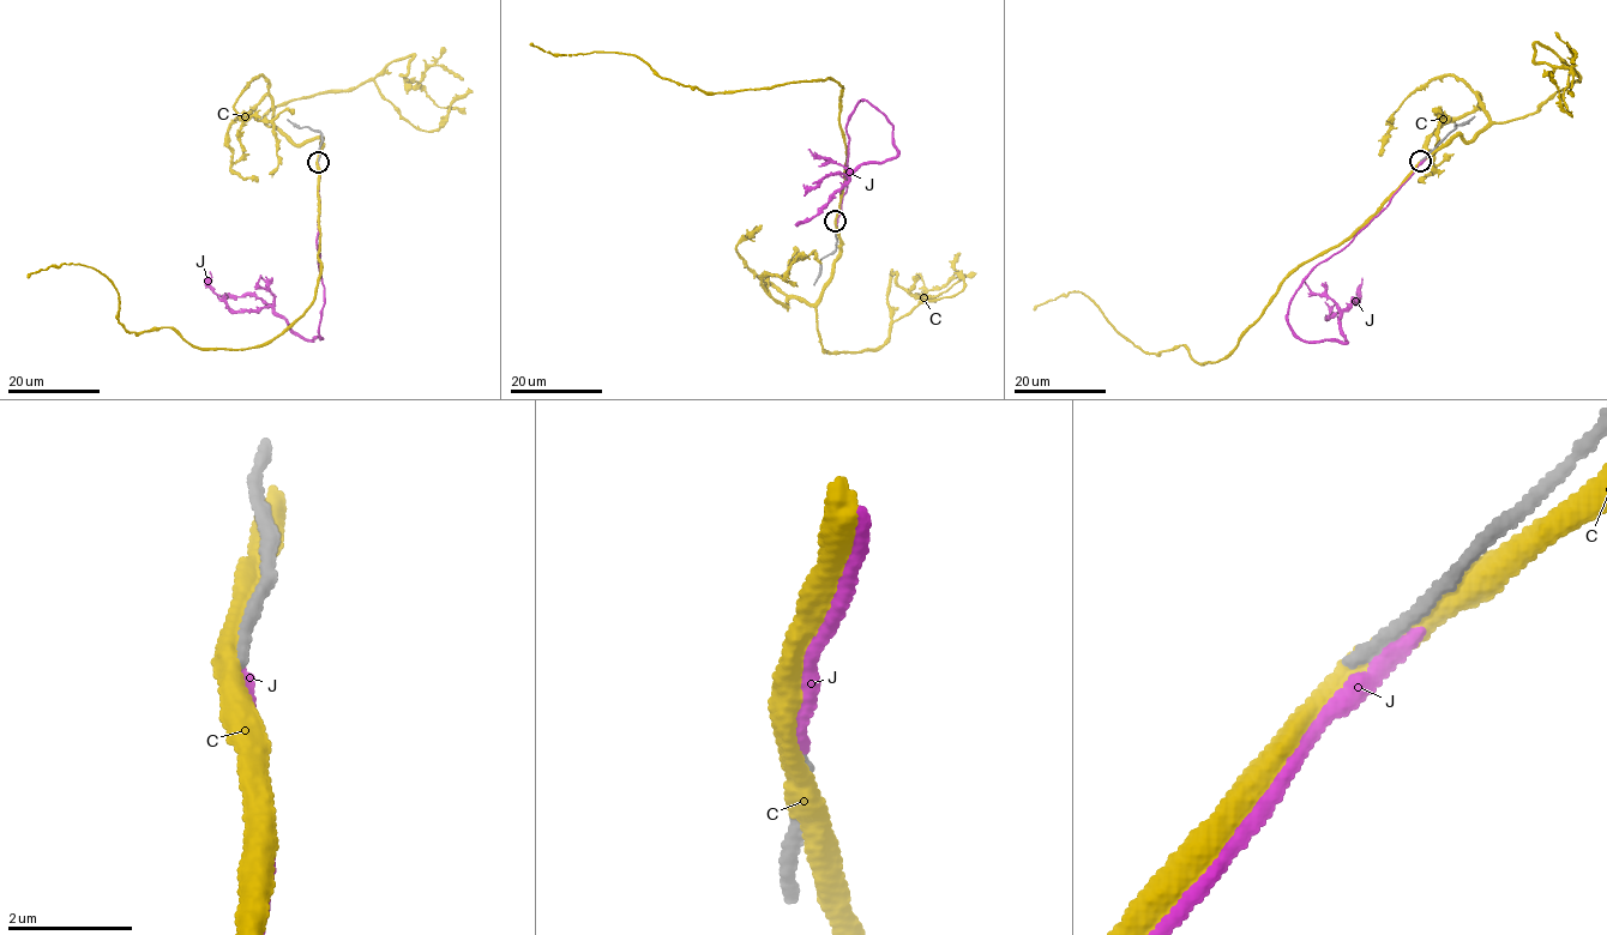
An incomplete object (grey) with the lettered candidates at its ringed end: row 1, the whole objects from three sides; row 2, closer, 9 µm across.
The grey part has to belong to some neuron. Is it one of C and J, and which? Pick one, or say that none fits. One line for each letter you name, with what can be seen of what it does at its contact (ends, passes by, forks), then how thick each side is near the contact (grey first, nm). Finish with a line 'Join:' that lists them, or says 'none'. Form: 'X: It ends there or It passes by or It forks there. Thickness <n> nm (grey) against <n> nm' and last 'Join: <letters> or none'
Join: none

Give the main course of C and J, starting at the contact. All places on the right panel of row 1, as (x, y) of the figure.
C: (1426, 157), (1354, 233), (1285, 279), (1219, 361), (1195, 362), (1185, 345), (1145, 353), (1075, 290), (1034, 311)
J: (1422, 160), (1385, 210), (1310, 272), (1289, 303), (1293, 332), (1346, 342), (1338, 323), (1359, 302), (1362, 278)

